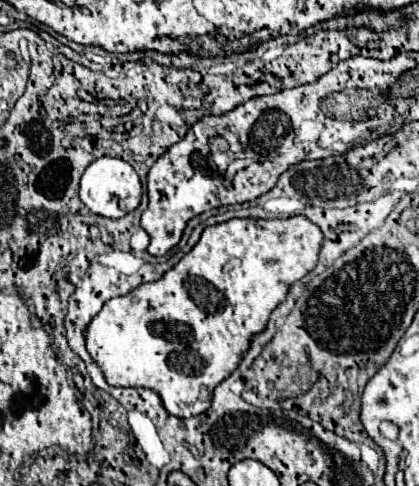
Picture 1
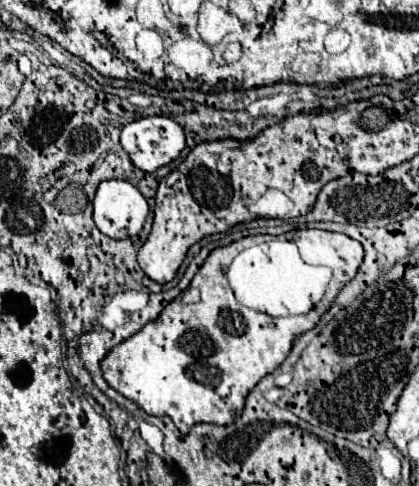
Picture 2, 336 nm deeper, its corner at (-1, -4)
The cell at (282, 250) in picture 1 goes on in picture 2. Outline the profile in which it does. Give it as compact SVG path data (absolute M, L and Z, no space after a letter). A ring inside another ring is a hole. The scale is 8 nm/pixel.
M297 229L287 237L297 243L305 263L325 265L333 271L327 293L309 313L271 317L237 301L227 281L227 269L243 249L267 241L267 235L243 237L209 253L191 281L191 287L201 293L197 303L185 305L179 297L173 299L157 319L115 345L101 359L101 371L109 387L131 399L147 415L169 415L181 433L187 433L195 423L229 425L243 411L249 391L263 375L285 361L295 335L309 331L319 321L333 303L339 285L351 281L363 261L359 241L343 233Z

